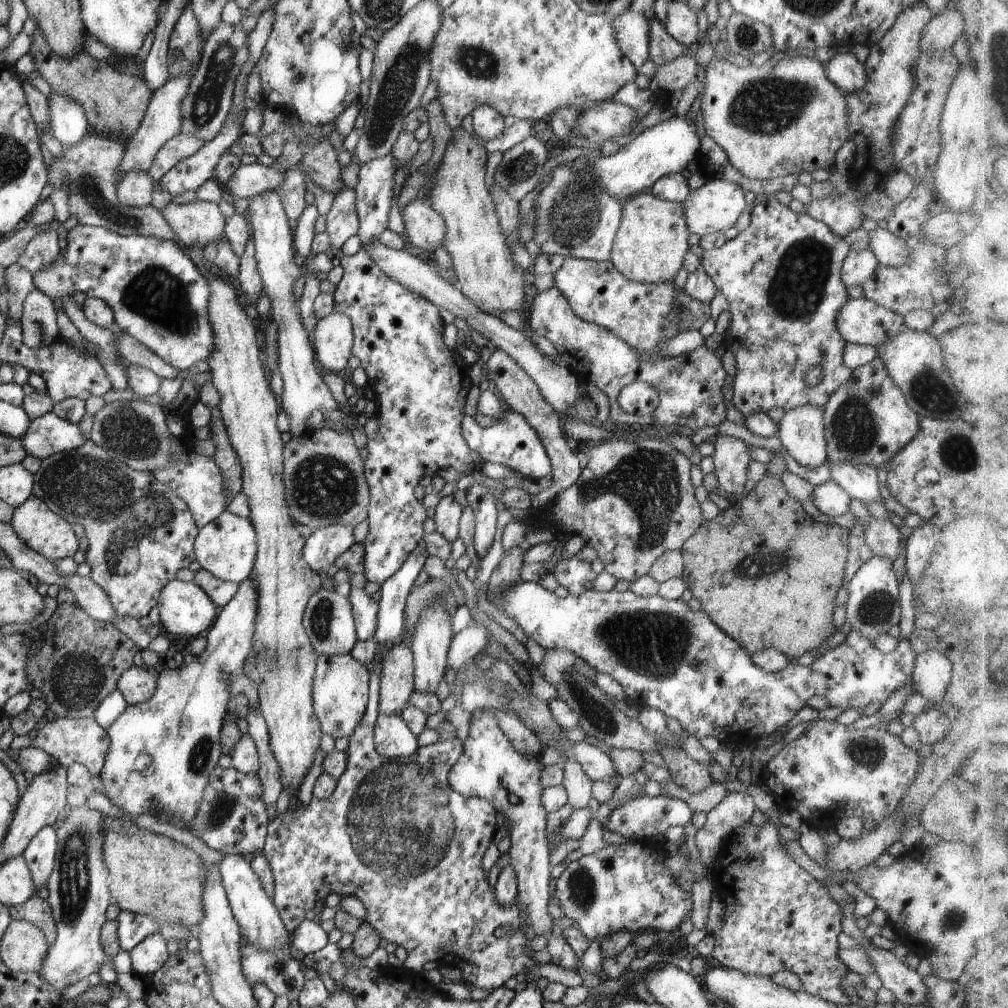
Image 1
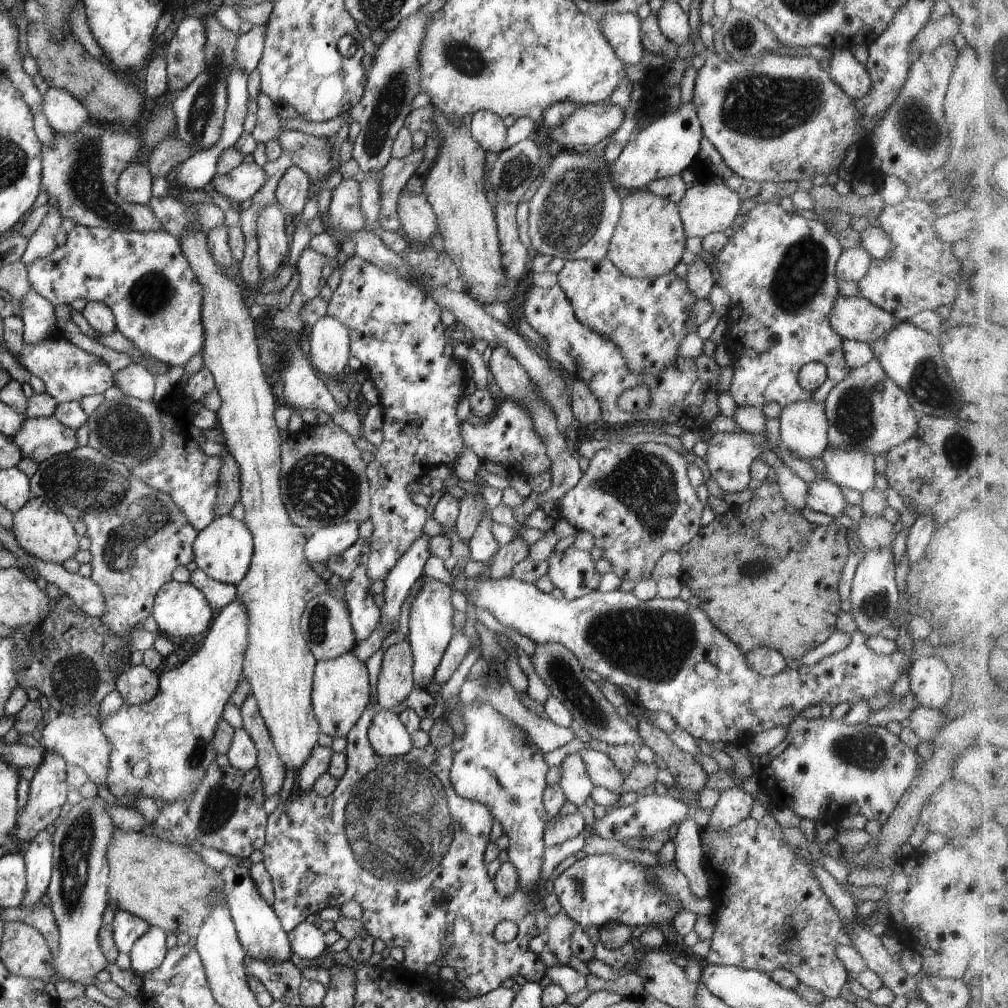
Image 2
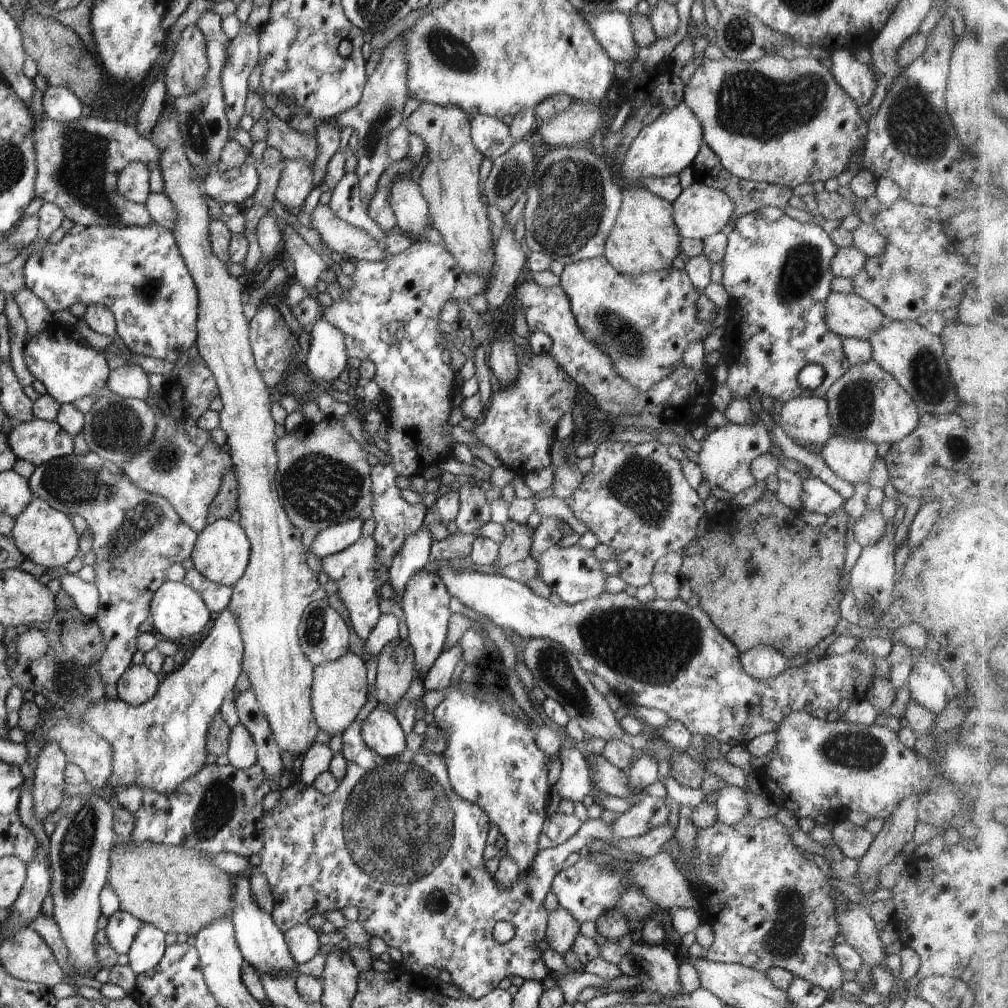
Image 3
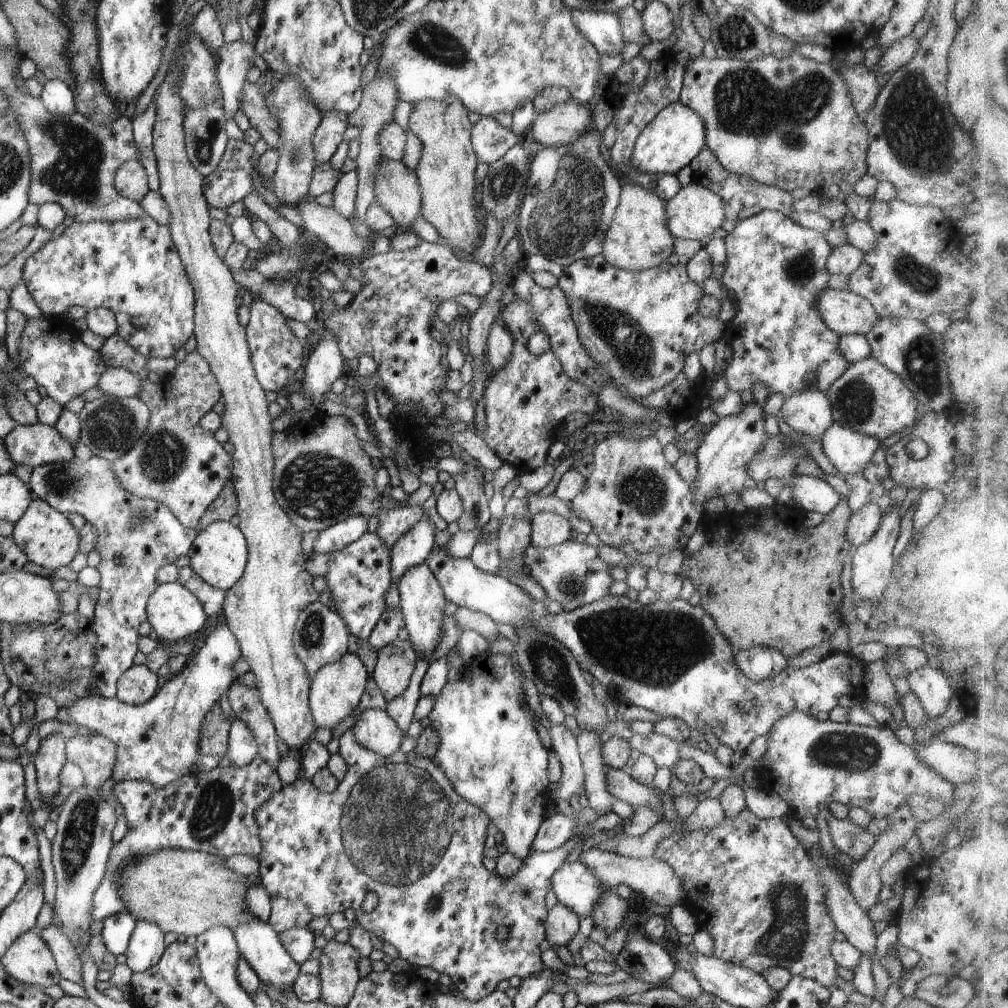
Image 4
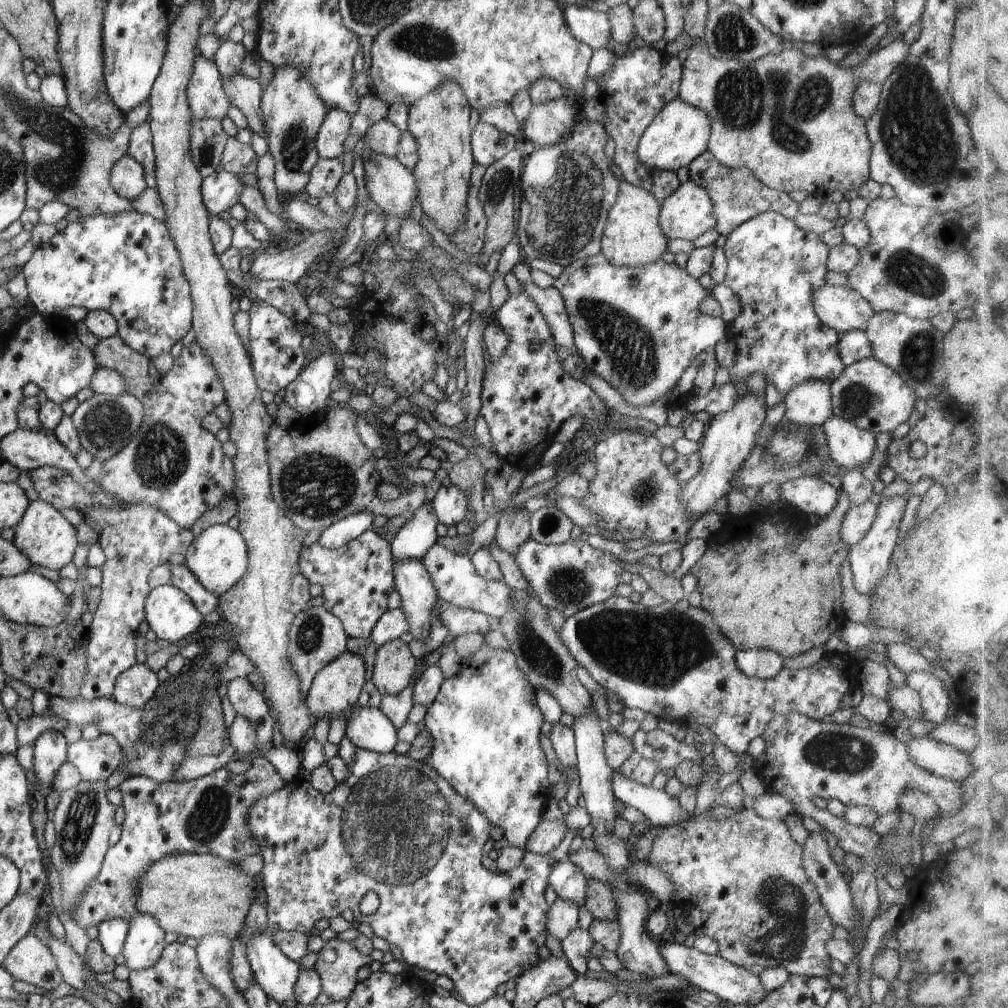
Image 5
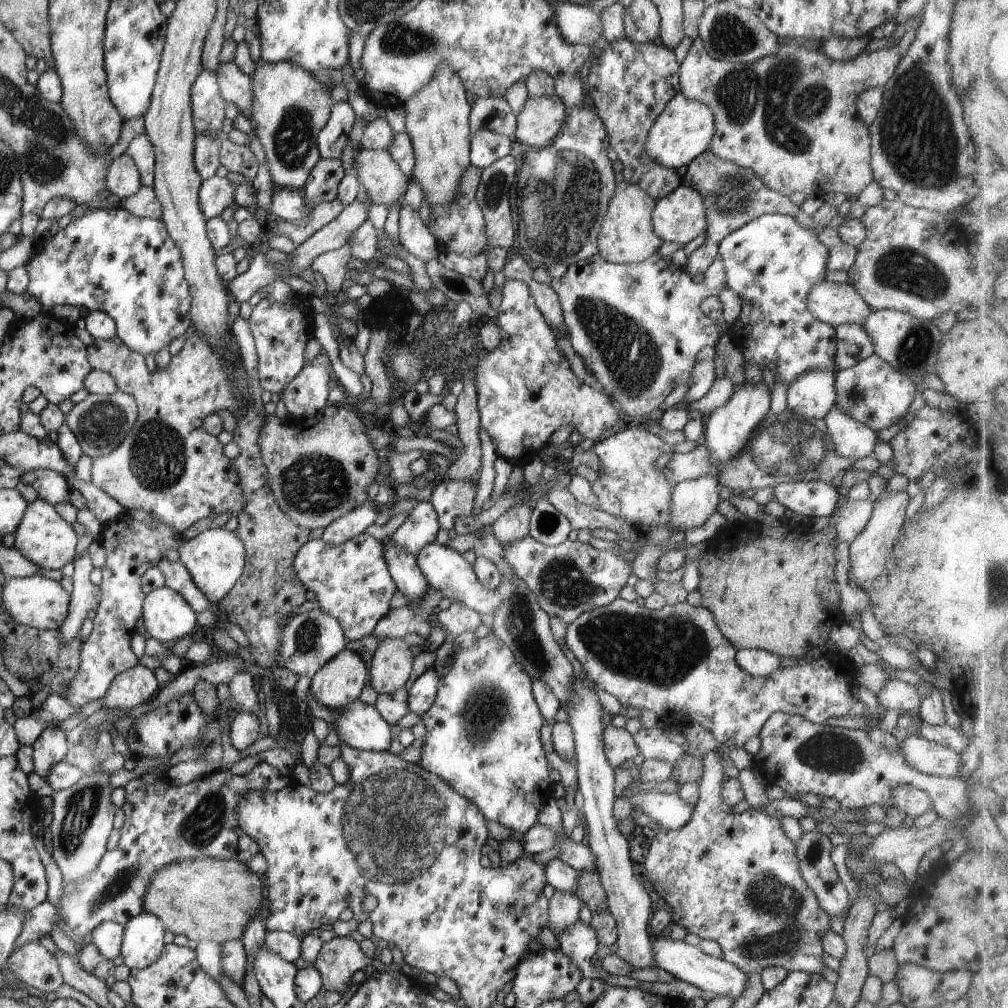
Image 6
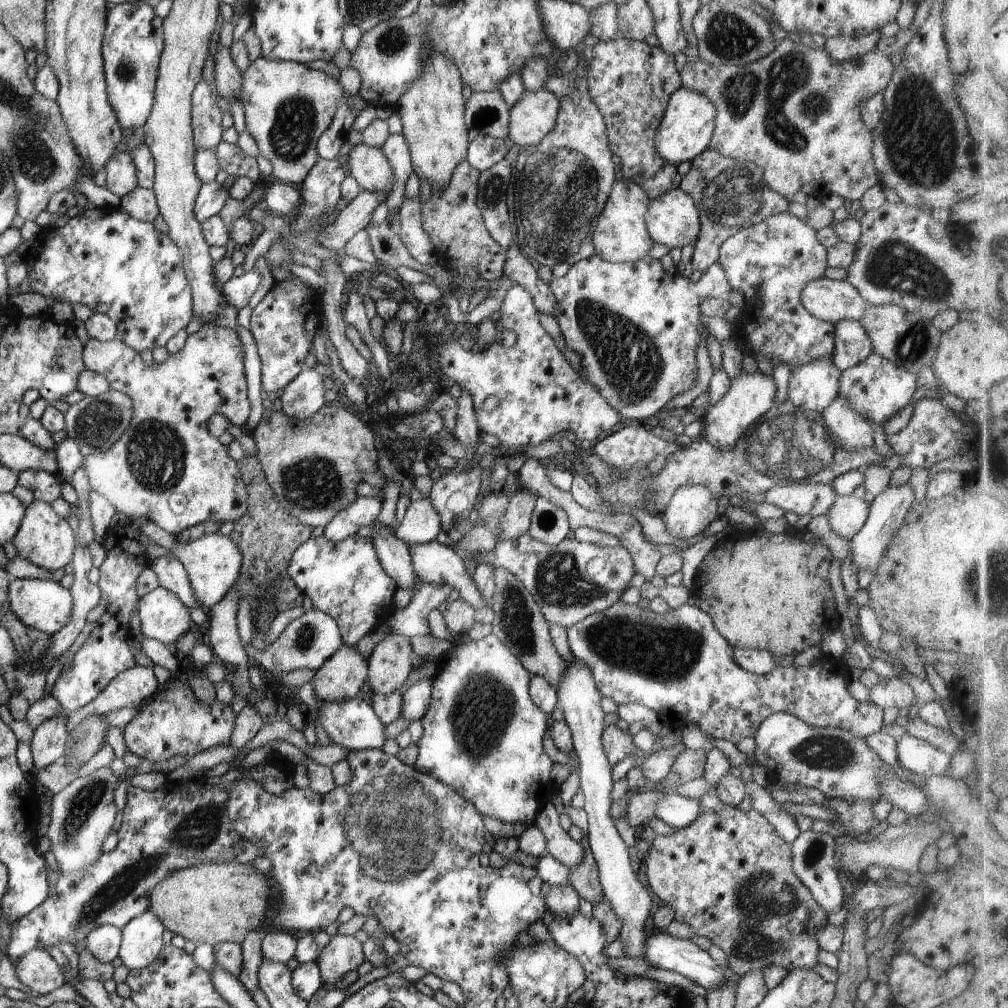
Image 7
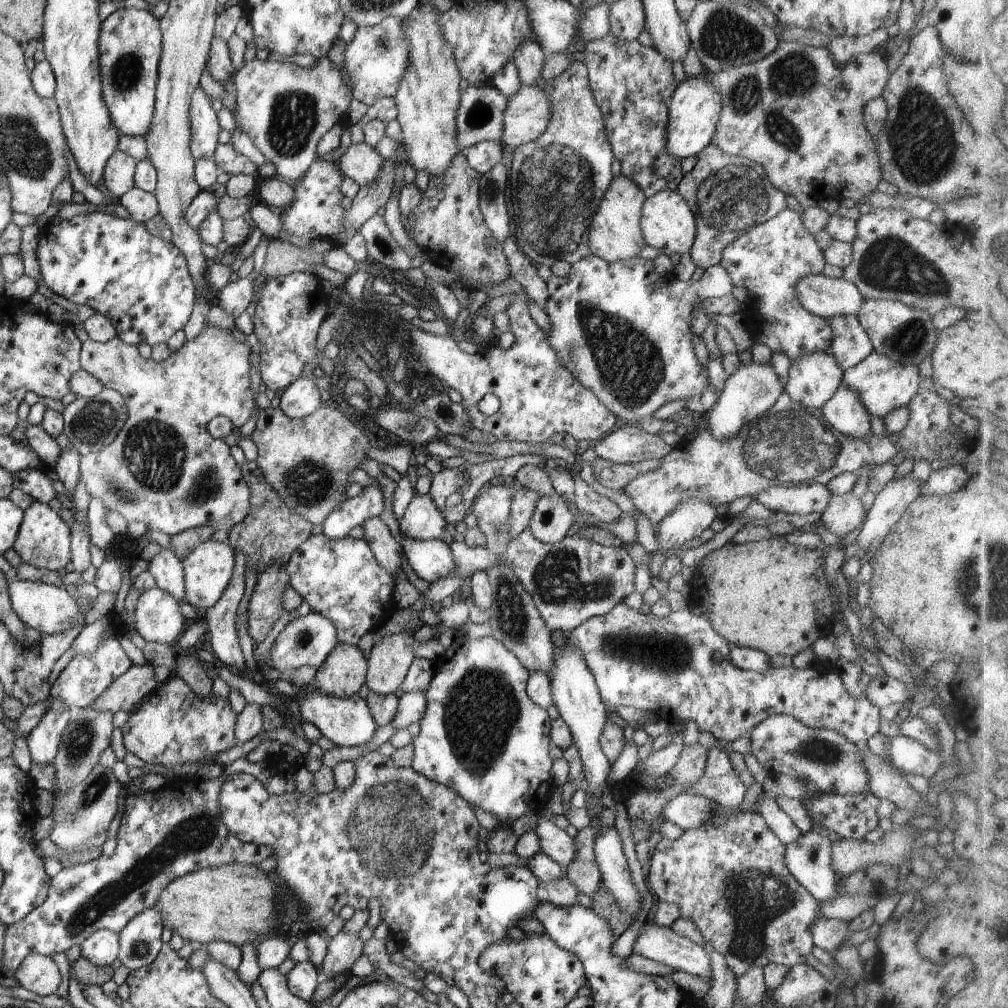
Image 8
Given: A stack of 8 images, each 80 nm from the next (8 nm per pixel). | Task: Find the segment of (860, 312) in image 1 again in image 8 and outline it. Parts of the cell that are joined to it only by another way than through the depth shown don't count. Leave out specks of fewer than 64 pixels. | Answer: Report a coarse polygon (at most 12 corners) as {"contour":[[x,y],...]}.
{"contour":[[803,276],[802,306],[825,319],[856,315],[864,300],[849,280]]}

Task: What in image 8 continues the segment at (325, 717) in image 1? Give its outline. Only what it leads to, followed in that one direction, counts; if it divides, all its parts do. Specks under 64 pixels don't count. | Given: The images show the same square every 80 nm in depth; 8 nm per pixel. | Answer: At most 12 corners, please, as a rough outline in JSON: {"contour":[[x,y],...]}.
{"contour":[[338,642],[312,684],[322,694],[348,698],[366,677],[366,656]]}

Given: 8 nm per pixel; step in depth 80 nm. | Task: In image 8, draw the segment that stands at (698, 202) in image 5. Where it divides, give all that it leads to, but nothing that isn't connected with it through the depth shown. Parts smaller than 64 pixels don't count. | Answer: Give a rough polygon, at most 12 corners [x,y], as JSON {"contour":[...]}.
{"contour":[[676,190],[646,197],[645,244],[660,254],[686,254],[697,226]]}

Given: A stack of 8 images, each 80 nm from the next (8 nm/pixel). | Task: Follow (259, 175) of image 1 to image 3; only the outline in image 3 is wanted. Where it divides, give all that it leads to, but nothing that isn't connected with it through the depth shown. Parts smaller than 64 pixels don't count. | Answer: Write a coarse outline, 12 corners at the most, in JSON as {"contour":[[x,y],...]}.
{"contour":[[251,165],[210,171],[204,196],[220,205],[242,205],[256,192],[259,174]]}

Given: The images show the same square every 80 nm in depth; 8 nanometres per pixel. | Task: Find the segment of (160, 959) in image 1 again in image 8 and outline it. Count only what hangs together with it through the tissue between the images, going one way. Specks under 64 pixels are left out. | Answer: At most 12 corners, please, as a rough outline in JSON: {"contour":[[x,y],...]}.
{"contour":[[147,908],[119,932],[130,971],[162,952],[162,917]]}

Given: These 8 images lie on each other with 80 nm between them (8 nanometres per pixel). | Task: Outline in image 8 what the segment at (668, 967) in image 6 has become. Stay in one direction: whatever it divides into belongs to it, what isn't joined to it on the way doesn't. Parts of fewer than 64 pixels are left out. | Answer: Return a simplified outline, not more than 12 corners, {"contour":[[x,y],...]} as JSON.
{"contour":[[646,922],[633,953],[712,977],[704,947]]}

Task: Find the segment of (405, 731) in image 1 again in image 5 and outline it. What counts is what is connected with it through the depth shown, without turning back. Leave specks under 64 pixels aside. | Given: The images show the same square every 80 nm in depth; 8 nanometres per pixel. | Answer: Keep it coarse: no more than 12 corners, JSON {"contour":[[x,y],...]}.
{"contour":[[357,705],[345,736],[361,749],[389,753],[399,741],[378,707]]}

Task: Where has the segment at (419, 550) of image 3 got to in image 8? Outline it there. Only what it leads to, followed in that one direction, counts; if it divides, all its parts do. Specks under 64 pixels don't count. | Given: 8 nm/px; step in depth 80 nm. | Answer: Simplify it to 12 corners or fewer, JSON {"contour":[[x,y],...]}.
{"contour":[[428,495],[415,496],[399,520],[404,537],[440,539],[446,519]]}

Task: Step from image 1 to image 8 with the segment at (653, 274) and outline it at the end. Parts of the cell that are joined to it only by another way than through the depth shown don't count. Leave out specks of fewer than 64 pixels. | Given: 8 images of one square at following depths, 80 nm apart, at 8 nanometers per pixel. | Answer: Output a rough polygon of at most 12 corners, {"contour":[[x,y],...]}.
{"contour":[[621,174],[589,226],[592,255],[609,263],[638,256],[645,198]]}

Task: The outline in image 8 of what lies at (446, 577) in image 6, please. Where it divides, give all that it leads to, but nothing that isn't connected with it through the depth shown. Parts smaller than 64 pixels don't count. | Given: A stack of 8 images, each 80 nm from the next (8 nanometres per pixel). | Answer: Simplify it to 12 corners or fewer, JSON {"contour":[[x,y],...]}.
{"contour":[[441,539],[399,540],[426,582],[451,575],[455,562]]}

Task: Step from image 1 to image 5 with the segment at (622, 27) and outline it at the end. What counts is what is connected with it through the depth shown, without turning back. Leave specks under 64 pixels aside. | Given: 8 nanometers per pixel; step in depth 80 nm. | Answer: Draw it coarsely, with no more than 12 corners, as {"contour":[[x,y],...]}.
{"contour":[[562,8],[571,35],[598,50],[611,38],[605,12]]}

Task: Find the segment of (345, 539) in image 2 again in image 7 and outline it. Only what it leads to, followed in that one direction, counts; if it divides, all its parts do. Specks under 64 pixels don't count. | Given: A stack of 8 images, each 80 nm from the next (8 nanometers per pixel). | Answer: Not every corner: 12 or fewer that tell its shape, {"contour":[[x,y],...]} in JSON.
{"contour":[[358,497],[338,511],[323,535],[339,543],[371,525],[380,497]]}

